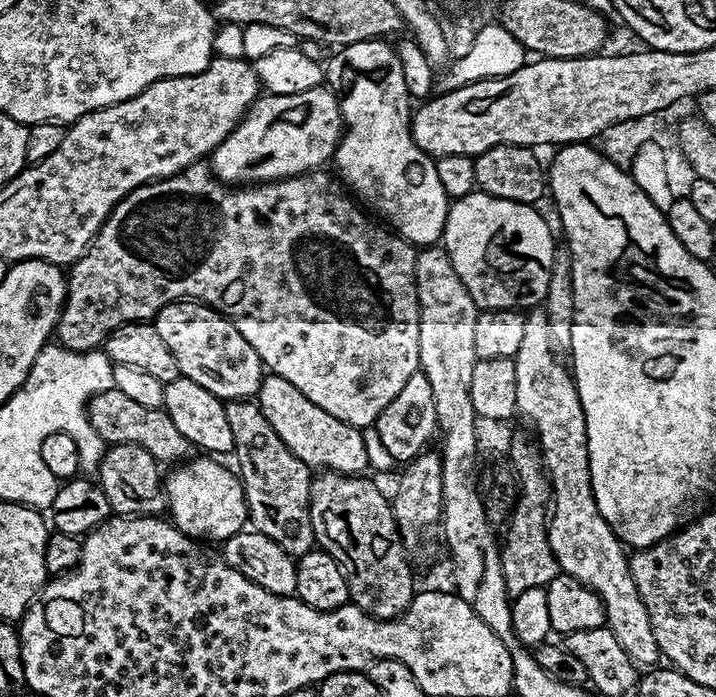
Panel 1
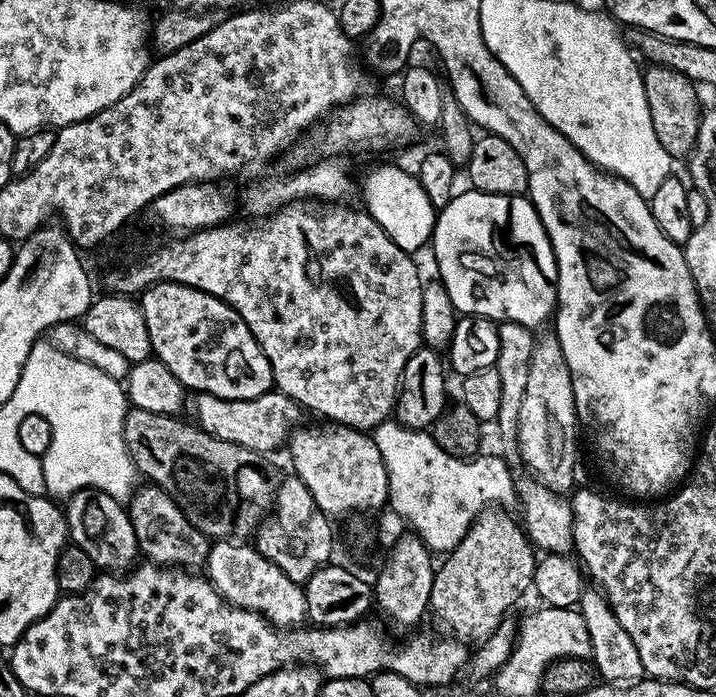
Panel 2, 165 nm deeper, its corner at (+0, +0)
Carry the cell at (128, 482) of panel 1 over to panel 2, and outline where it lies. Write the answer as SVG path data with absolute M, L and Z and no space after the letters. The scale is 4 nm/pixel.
M151 482L137 487L132 499L127 501L128 517L134 526L136 547L145 561L158 564L161 568L178 568L181 570L200 570L207 565L209 537L199 530L182 514L182 510L157 484Z

